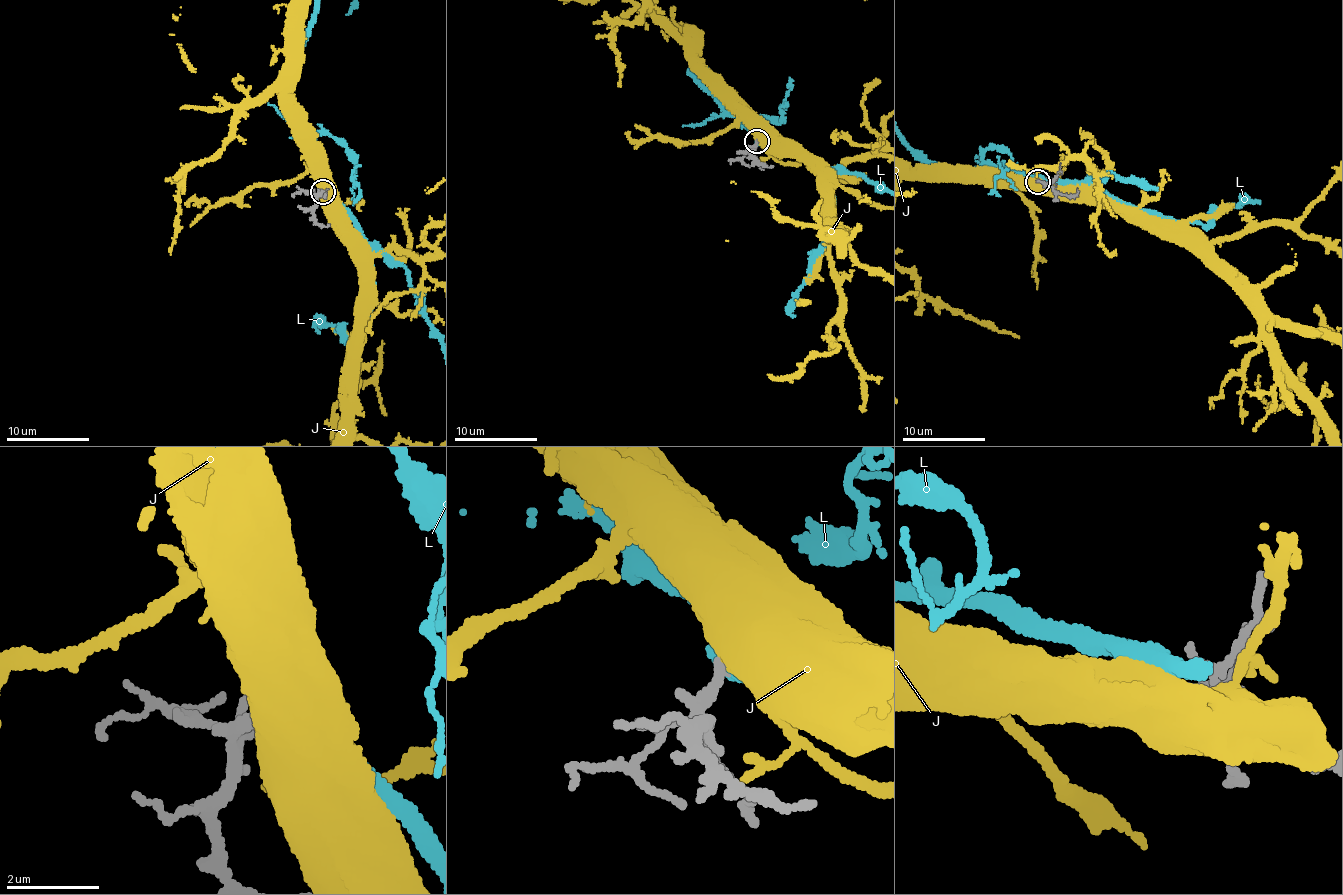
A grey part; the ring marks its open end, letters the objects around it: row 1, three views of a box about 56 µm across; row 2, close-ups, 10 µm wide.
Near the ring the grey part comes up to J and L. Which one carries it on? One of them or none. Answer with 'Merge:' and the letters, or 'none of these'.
Merge: J

